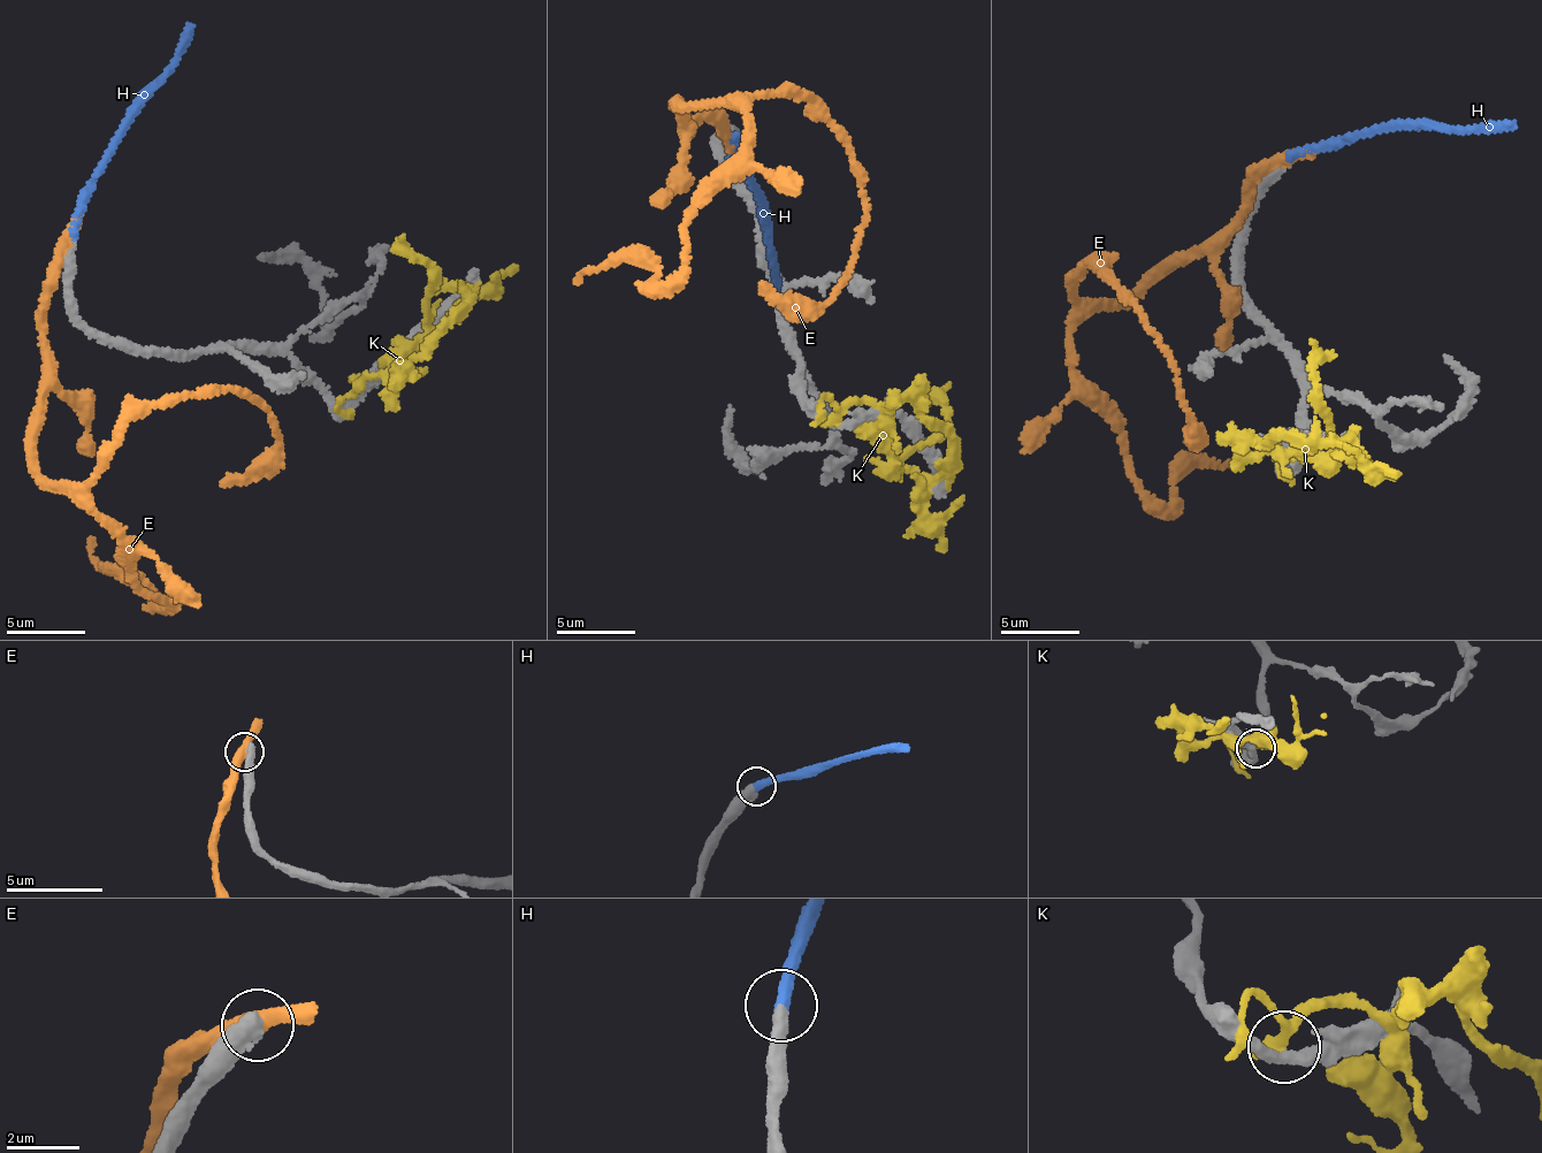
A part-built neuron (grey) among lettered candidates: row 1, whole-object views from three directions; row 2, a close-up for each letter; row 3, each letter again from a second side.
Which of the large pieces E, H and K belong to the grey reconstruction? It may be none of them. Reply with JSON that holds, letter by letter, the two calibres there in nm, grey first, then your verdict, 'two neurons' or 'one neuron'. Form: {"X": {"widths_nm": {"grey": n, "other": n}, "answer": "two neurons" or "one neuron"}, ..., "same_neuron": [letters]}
{"E": {"widths_nm": {"grey": 500, "other": 460}, "answer": "two neurons"}, "H": {"widths_nm": {"grey": 440, "other": 380}, "answer": "one neuron"}, "K": {"widths_nm": {"grey": 320, "other": 320}, "answer": "two neurons"}, "same_neuron": ["H"]}

